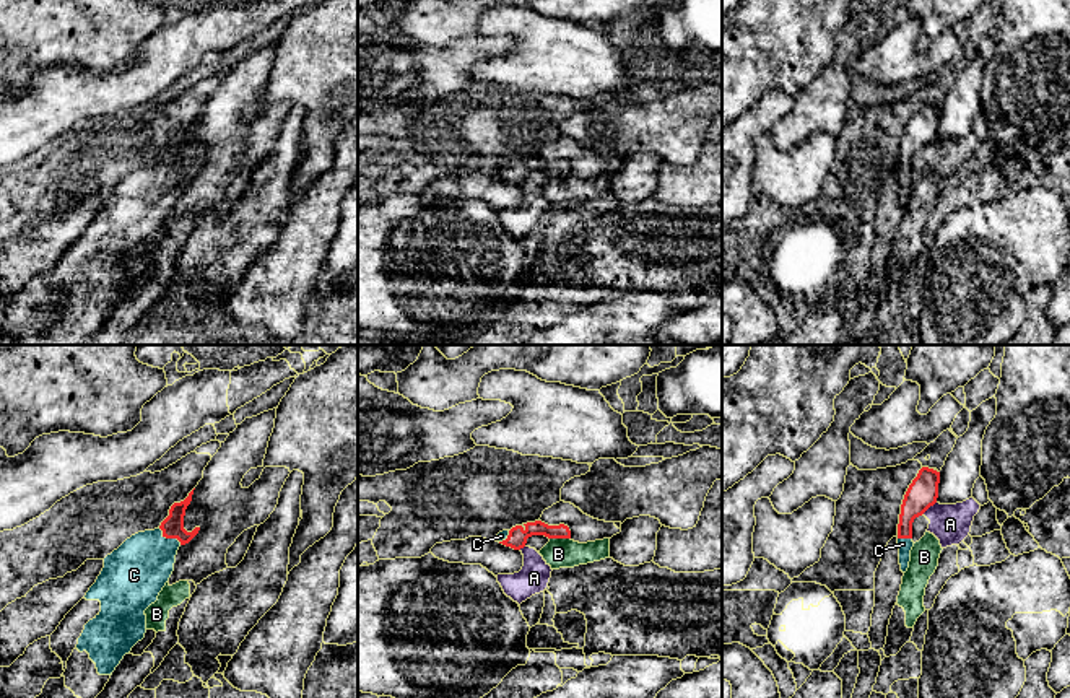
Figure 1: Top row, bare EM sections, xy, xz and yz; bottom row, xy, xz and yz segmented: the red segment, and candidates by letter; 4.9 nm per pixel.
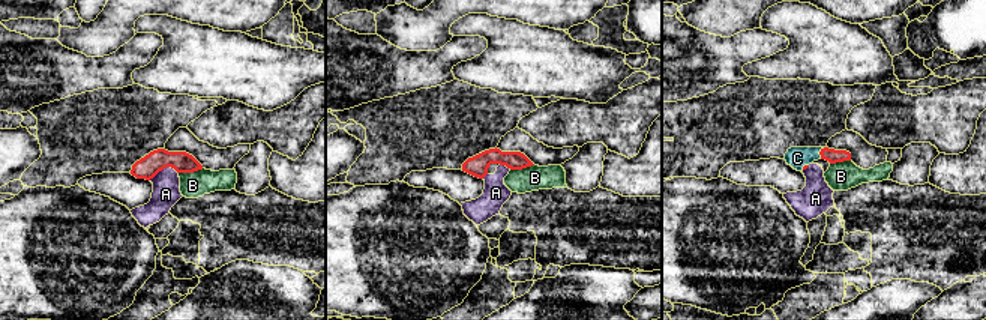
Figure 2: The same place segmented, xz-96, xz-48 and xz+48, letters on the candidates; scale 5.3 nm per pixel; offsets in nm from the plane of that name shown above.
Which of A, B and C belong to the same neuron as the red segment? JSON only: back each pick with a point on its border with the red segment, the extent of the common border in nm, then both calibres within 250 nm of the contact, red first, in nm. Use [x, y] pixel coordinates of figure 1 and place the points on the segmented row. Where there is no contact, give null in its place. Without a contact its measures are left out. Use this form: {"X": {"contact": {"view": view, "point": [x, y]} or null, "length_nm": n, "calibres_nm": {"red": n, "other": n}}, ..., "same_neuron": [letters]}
{"C": {"contact": {"view": "xy", "point": [169, 537]}, "length_nm": 150, "calibres_nm": {"red": 110, "other": 300}}, "same_neuron": ["C"]}

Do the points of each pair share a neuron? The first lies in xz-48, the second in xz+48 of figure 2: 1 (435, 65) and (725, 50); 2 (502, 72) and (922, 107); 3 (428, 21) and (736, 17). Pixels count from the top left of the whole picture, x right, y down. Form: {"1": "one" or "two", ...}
{"1": "one", "2": "two", "3": "one"}

